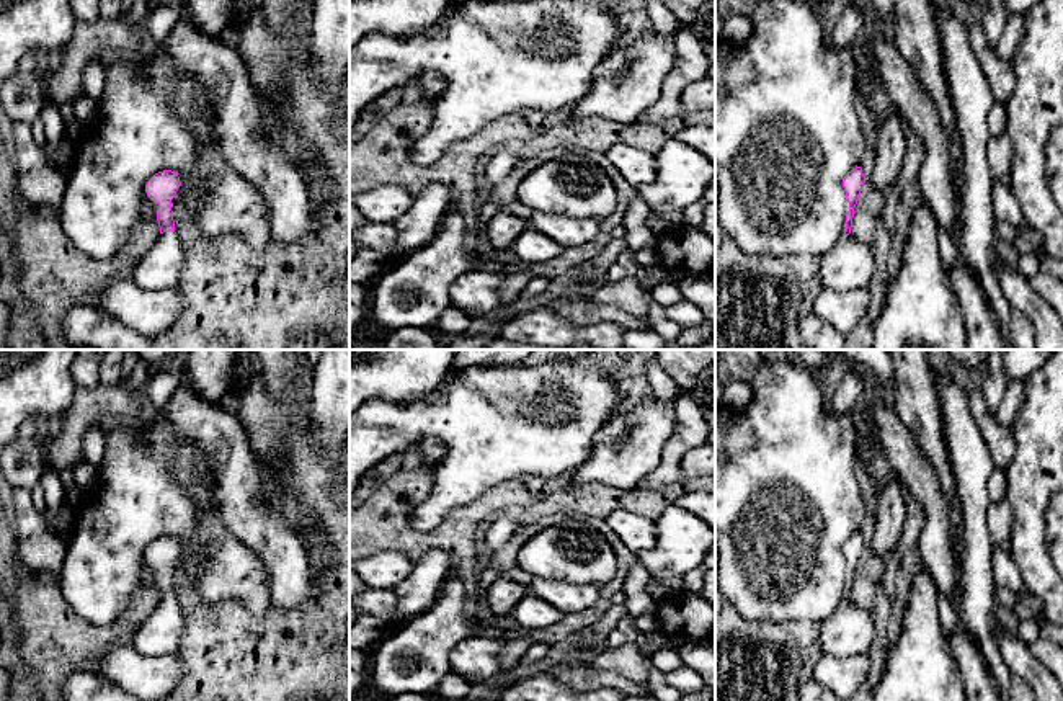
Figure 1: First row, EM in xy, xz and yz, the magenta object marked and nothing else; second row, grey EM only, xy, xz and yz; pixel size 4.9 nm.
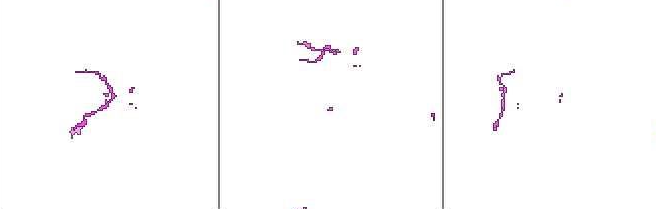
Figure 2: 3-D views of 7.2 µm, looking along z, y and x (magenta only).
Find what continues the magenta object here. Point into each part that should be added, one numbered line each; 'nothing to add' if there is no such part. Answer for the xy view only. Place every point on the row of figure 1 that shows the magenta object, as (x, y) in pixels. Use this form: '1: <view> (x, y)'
1: xy (160, 268)

